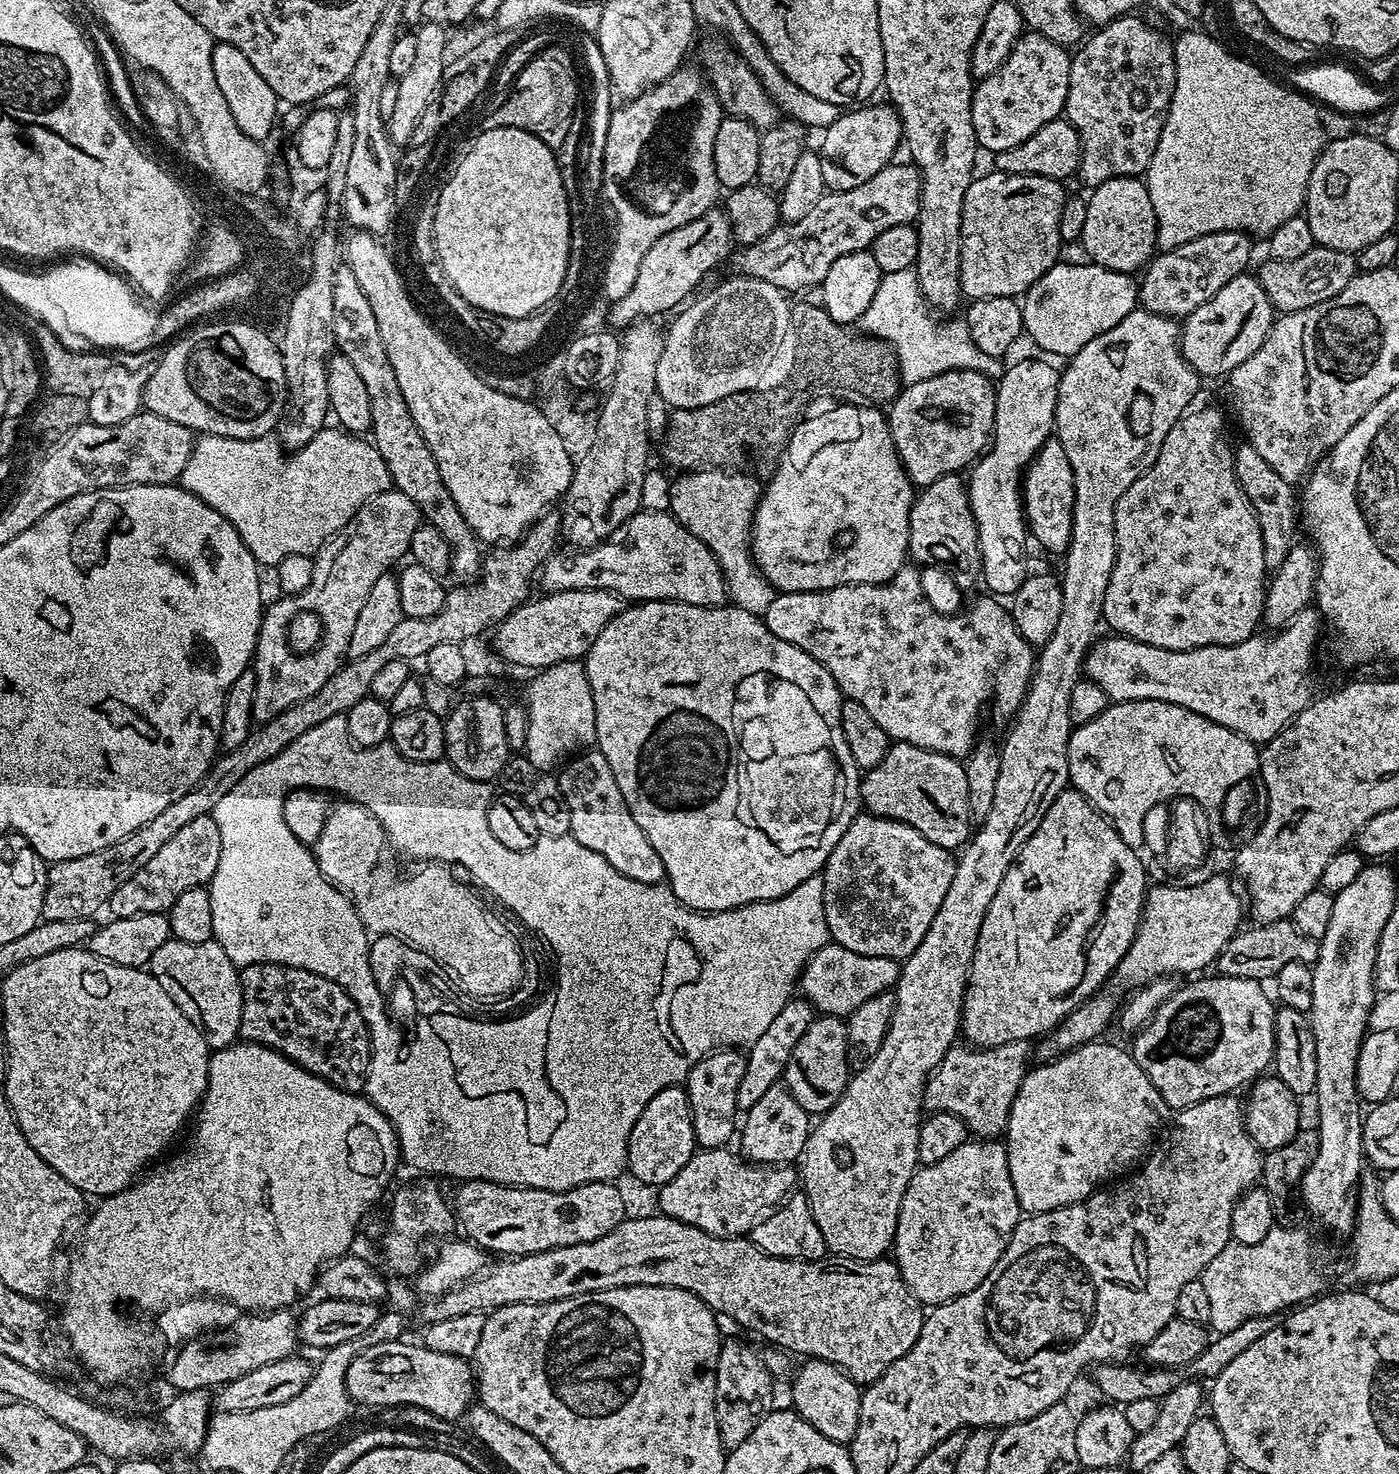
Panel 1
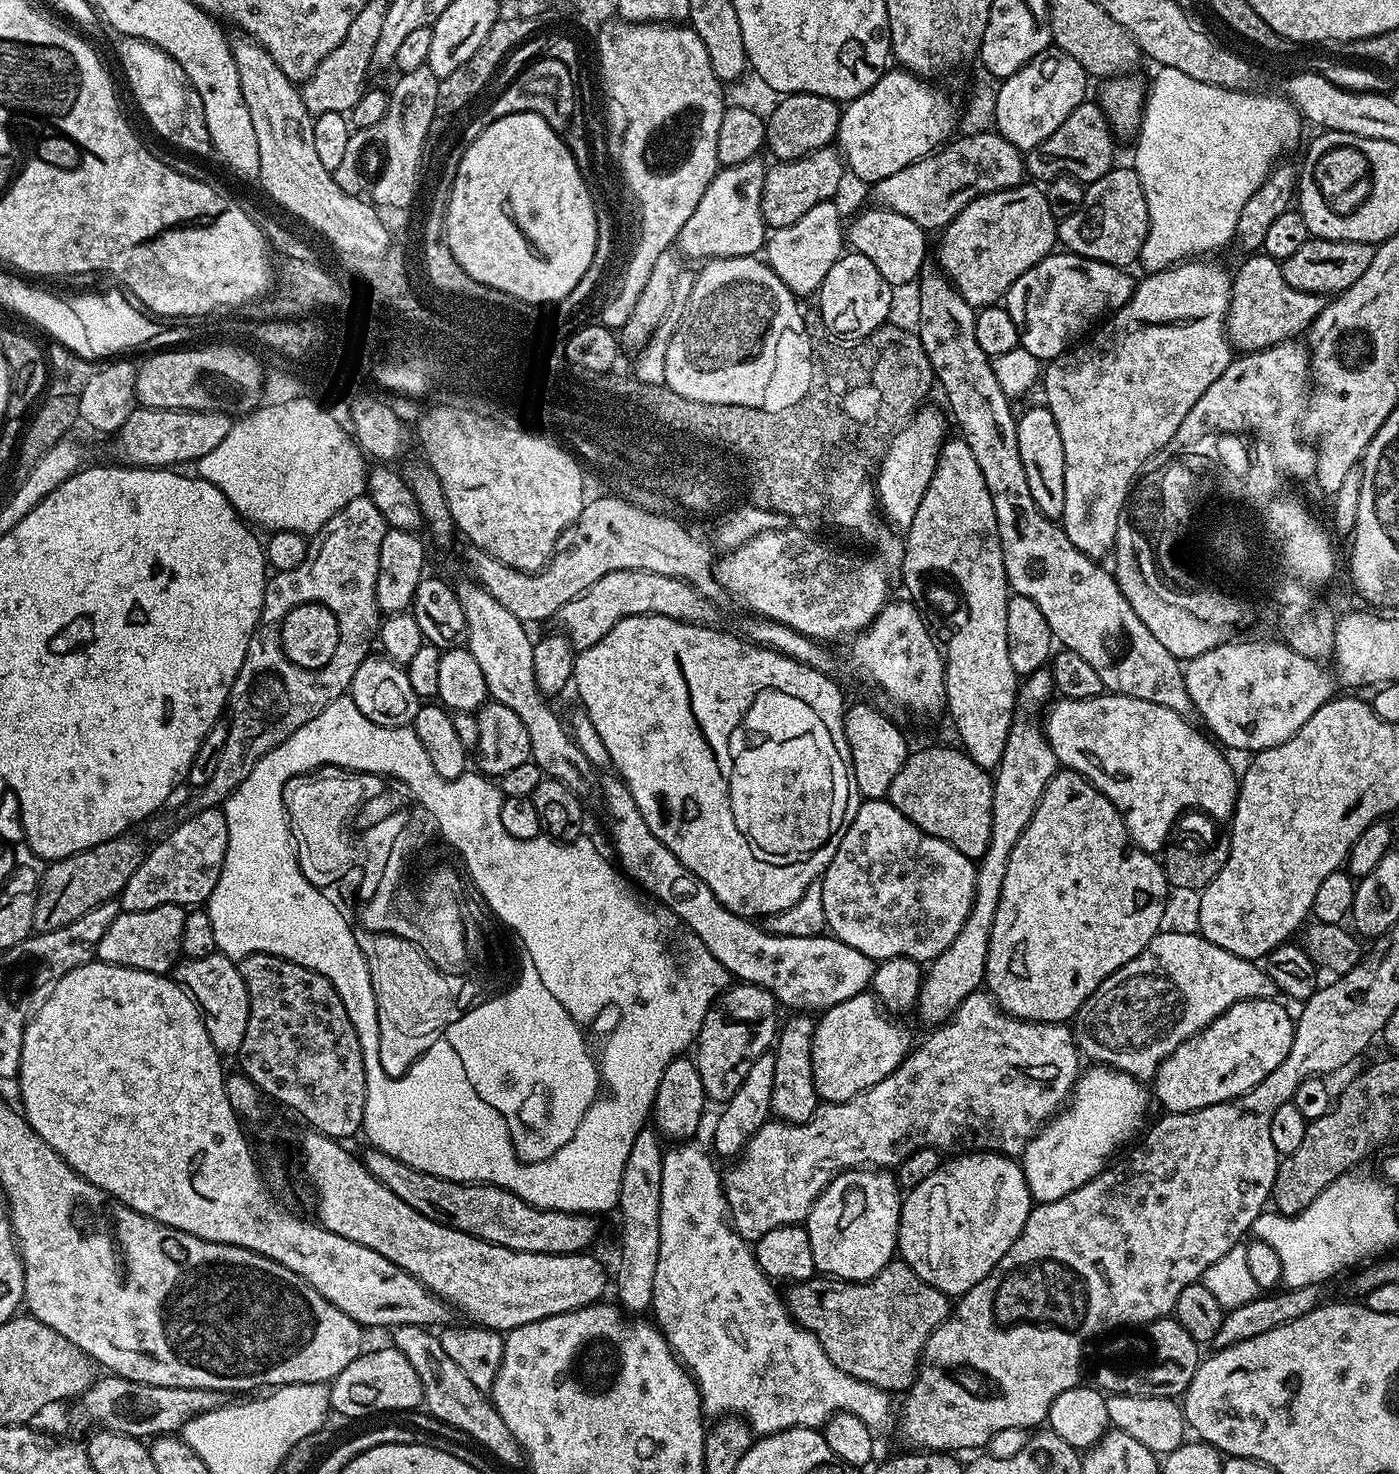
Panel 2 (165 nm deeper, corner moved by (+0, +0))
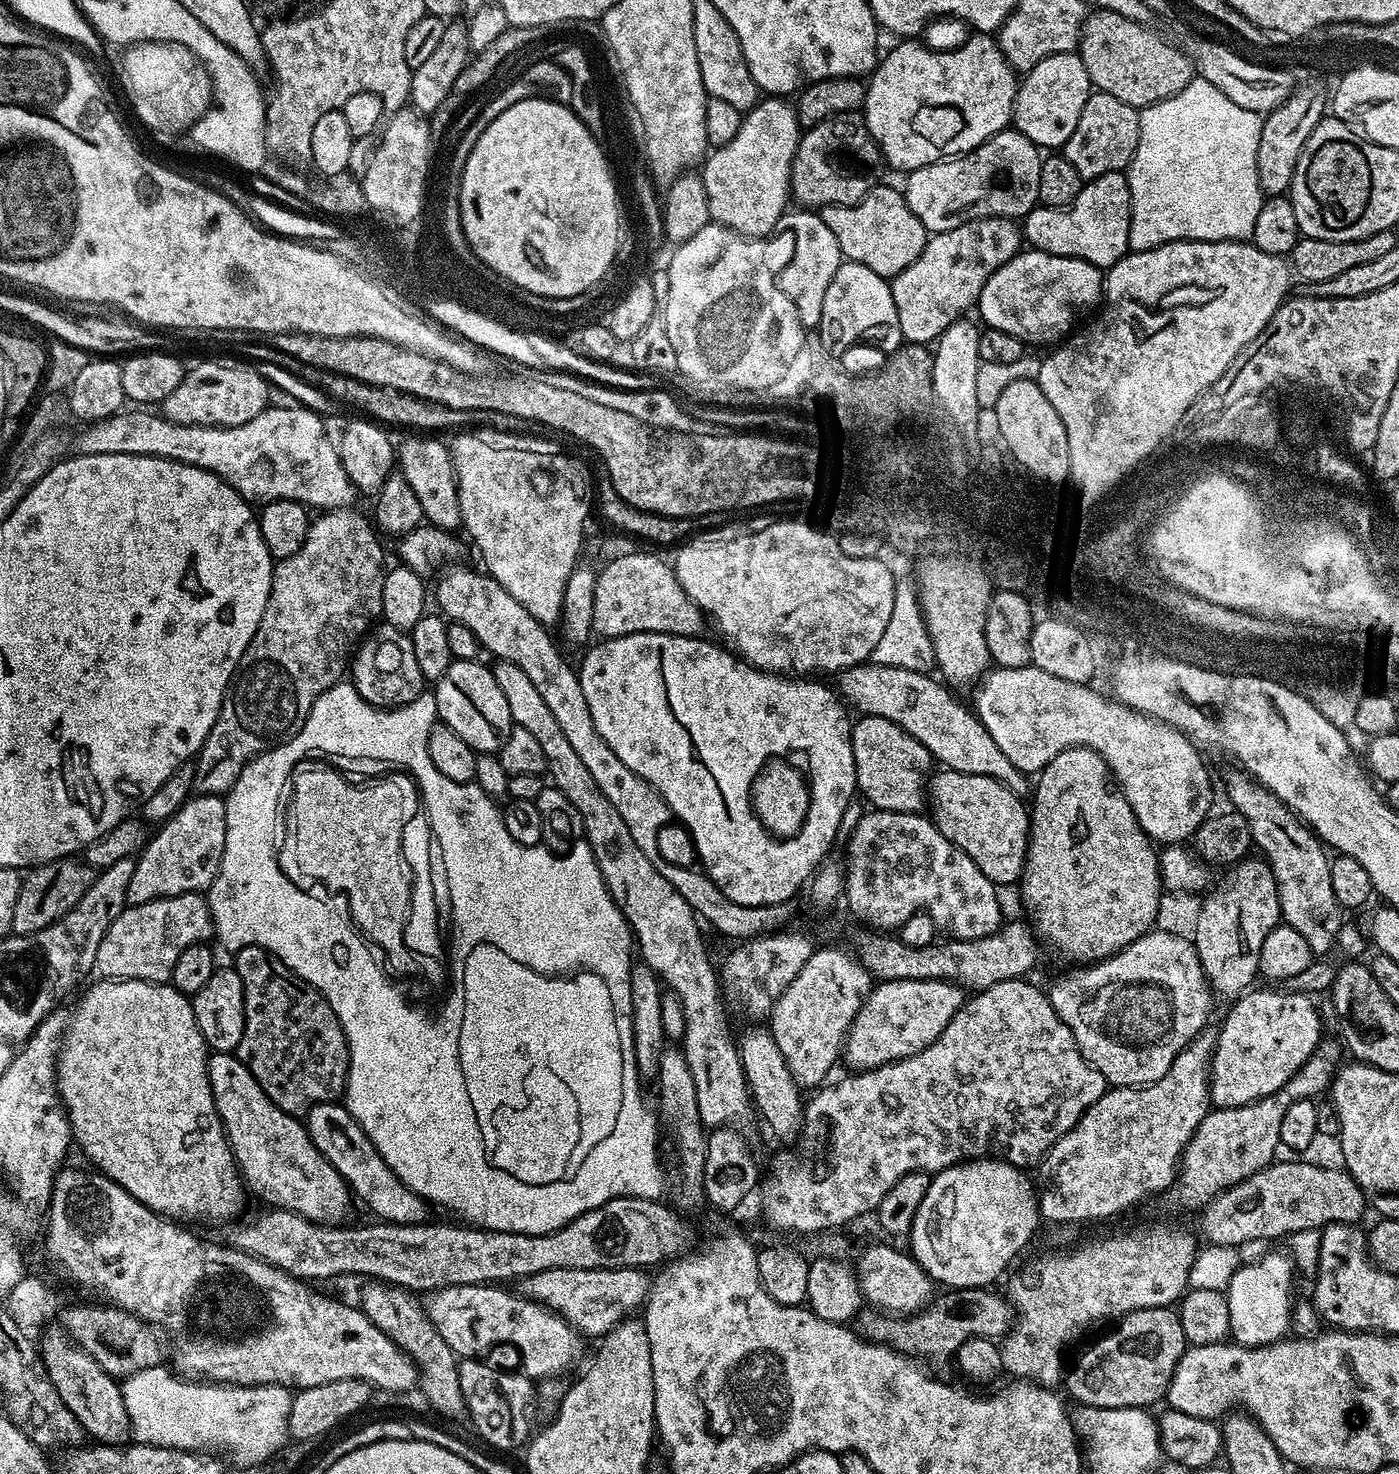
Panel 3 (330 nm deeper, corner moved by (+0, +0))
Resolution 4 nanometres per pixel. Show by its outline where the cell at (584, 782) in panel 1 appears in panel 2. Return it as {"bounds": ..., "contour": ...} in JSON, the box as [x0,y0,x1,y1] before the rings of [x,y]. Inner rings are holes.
{"bounds":[598,774,877,1014],"contour":[[[609,774],[605,780],[603,777],[598,788],[602,796],[604,792],[604,812],[608,815],[608,832],[616,847],[618,864],[620,859],[619,867],[630,880],[637,880],[657,900],[657,905],[665,904],[688,927],[687,931],[722,962],[729,977],[746,984],[757,984],[783,1007],[785,1004],[792,1008],[788,1010],[799,1010],[804,1014],[816,1014],[830,1006],[838,1006],[838,1002],[854,998],[854,994],[871,985],[877,965],[872,956],[854,950],[854,946],[846,946],[846,942],[831,934],[779,936],[761,925],[760,929],[756,925],[759,923],[747,916],[726,910],[726,906],[714,898],[714,890],[710,890],[702,878],[686,870],[672,851],[654,838],[650,826],[646,826],[646,818],[642,818],[642,810],[638,810],[638,802],[634,802],[634,794],[630,794],[619,776]]]}

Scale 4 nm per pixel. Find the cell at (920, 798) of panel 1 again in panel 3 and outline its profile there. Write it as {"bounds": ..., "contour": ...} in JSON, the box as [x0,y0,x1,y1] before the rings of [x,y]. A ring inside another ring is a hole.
{"bounds":[926,770,1030,885],"contour":[[[947,770],[938,772],[926,784],[932,823],[992,884],[1015,885],[1024,875],[1024,859],[1028,853],[1030,812],[1025,801],[994,778]]]}

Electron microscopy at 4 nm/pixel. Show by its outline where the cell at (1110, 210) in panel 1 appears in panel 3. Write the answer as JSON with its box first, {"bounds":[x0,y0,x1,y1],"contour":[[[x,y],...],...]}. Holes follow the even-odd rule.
{"bounds":[1022,172,1130,270],"contour":[[[1111,172],[1087,181],[1078,198],[1074,198],[1068,208],[1033,208],[1023,217],[1022,236],[1038,251],[1082,259],[1101,270],[1113,268],[1130,251],[1130,190],[1127,175],[1124,172]]]}

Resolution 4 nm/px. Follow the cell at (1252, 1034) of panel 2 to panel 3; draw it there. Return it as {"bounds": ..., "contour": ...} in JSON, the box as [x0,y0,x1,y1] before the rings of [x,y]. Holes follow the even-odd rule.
{"bounds":[1208,990,1320,1108],"contour":[[[1249,990],[1231,1005],[1232,1008],[1228,1012],[1228,1017],[1224,1020],[1224,1025],[1219,1025],[1216,1034],[1216,1049],[1212,1055],[1212,1070],[1208,1082],[1208,1094],[1211,1103],[1217,1108],[1233,1108],[1234,1106],[1242,1106],[1243,1104],[1253,1104],[1255,1100],[1266,1098],[1270,1094],[1277,1092],[1282,1086],[1286,1086],[1286,1082],[1290,1082],[1290,1078],[1294,1078],[1294,1074],[1303,1066],[1310,1057],[1316,1055],[1320,1044],[1320,1012],[1312,1005],[1314,1002],[1312,996],[1303,996],[1301,992],[1289,992],[1281,990],[1281,992],[1256,992],[1257,990]]]}

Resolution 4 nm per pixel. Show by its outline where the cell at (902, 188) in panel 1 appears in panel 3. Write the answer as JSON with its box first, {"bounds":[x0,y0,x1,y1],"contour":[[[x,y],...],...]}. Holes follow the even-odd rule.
{"bounds":[903,126,1041,234],"contour":[[[1009,126],[1003,132],[994,134],[989,140],[982,142],[982,146],[978,146],[973,152],[939,160],[930,166],[922,166],[907,173],[908,188],[903,189],[904,197],[910,210],[914,210],[918,222],[922,222],[929,234],[954,230],[966,222],[984,220],[988,216],[1023,218],[1038,204],[1038,170],[1041,159],[1041,149],[1037,148],[1034,142],[1030,142],[1026,134]]]}

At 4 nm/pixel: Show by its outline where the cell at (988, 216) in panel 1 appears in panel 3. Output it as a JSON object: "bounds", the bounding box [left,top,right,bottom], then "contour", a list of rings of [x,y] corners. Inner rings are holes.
{"bounds":[891,216,1022,345],"contour":[[[988,216],[984,220],[971,220],[954,230],[929,235],[922,254],[902,274],[891,277],[894,306],[898,306],[898,326],[905,341],[910,344],[931,345],[940,335],[965,315],[967,308],[975,309],[987,279],[1000,266],[1010,262],[1022,248],[1022,228],[1015,219],[1007,216]]]}

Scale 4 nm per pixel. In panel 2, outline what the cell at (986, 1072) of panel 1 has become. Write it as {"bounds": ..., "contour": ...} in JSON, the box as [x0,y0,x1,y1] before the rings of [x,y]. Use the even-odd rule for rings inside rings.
{"bounds":[722,990,1082,1242],"contour":[[[977,990],[971,992],[958,1006],[958,1010],[952,1015],[950,1022],[945,1022],[933,1027],[932,1032],[924,1041],[919,1041],[918,1046],[913,1047],[908,1057],[892,1071],[882,1082],[870,1086],[862,1094],[854,1094],[846,1102],[830,1104],[827,1102],[817,1103],[814,1114],[805,1124],[786,1124],[782,1120],[770,1118],[759,1130],[746,1142],[743,1152],[739,1157],[731,1161],[732,1164],[722,1176],[724,1197],[728,1203],[728,1214],[735,1228],[743,1240],[755,1242],[762,1238],[762,1234],[770,1234],[778,1226],[787,1224],[803,1225],[807,1221],[812,1204],[826,1190],[826,1186],[832,1179],[850,1168],[862,1168],[871,1166],[876,1170],[892,1170],[902,1163],[914,1150],[934,1148],[941,1154],[963,1154],[966,1152],[999,1152],[1001,1156],[1019,1157],[1037,1132],[1068,1103],[1072,1088],[1076,1085],[1076,1079],[1082,1071],[1081,1053],[1073,1032],[1067,1023],[1063,1024],[1036,1024],[1033,1020],[1019,1020],[1016,1016],[1009,1016],[1001,1010],[1000,1005],[992,999],[987,991]]]}

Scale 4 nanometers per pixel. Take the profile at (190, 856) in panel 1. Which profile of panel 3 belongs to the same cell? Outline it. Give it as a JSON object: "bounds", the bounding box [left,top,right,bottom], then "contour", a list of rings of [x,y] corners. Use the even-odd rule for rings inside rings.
{"bounds":[128,794,226,904],"contour":[[[193,794],[175,814],[168,817],[155,829],[154,835],[144,845],[136,860],[136,869],[130,878],[128,904],[145,904],[151,900],[161,900],[167,896],[177,896],[187,892],[207,893],[220,869],[222,854],[226,846],[226,806],[224,796],[202,796]]]}

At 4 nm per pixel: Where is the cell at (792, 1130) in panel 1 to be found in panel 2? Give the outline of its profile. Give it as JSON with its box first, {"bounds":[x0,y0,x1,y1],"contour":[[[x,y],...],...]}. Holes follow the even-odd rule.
{"bounds":[766,1014,818,1124],"contour":[[[792,1014],[788,1021],[783,1021],[774,1045],[774,1094],[766,1097],[767,1103],[772,1104],[770,1112],[775,1119],[786,1124],[805,1124],[814,1114],[818,1103],[816,1087],[814,1086],[814,1070],[810,1062],[812,1053],[812,1035],[816,1029],[813,1017],[808,1014]]]}

